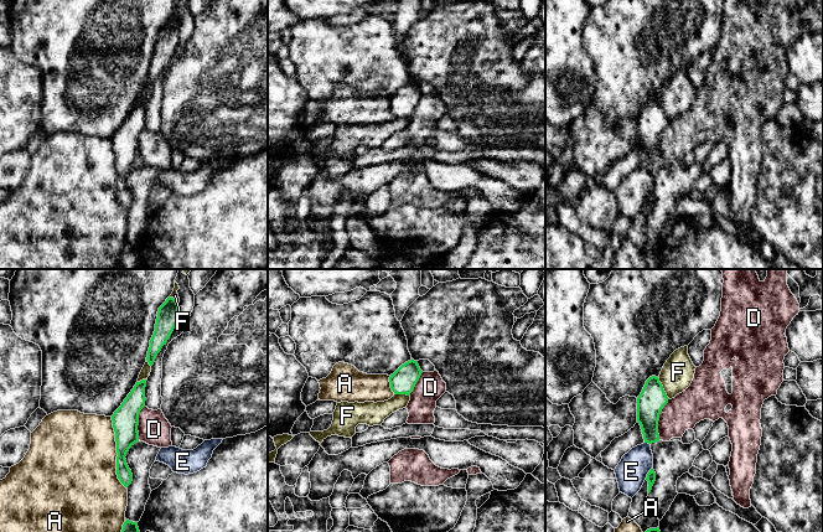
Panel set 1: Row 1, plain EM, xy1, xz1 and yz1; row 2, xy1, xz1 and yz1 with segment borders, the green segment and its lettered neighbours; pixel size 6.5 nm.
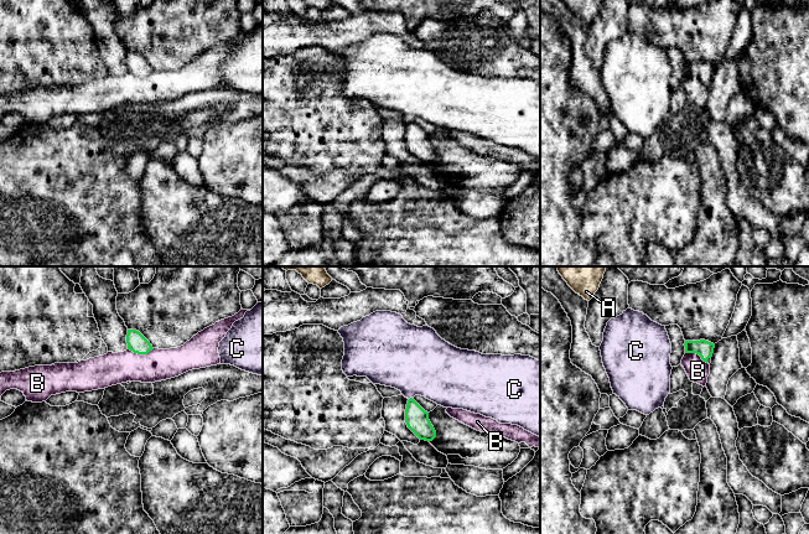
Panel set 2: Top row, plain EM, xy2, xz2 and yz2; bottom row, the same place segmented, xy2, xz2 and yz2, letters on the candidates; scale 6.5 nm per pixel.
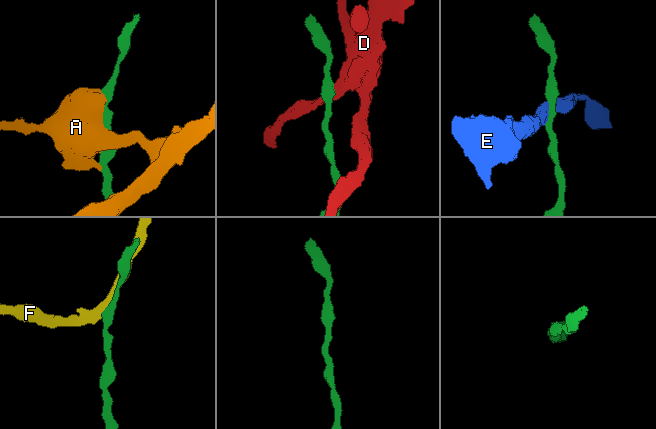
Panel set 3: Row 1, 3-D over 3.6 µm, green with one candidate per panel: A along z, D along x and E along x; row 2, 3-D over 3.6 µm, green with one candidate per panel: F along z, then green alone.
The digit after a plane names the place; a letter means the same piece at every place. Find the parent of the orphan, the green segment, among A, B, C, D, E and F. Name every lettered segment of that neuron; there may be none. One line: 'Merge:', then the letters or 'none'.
Merge: none

